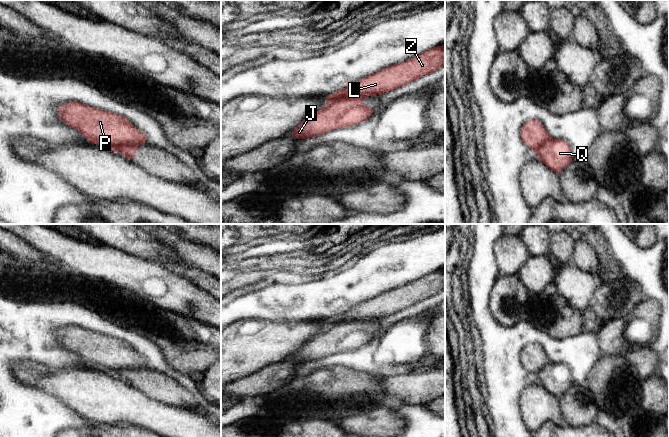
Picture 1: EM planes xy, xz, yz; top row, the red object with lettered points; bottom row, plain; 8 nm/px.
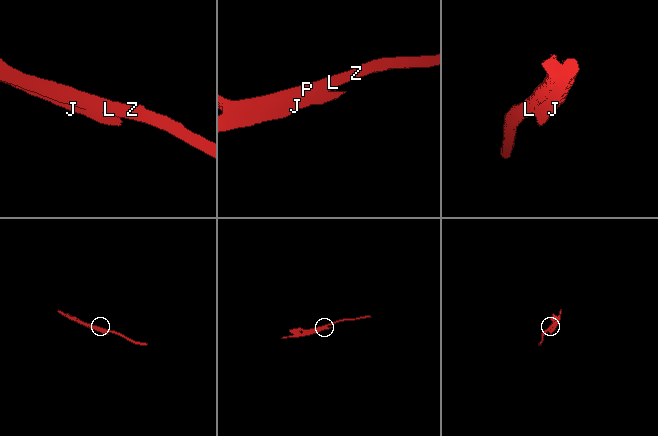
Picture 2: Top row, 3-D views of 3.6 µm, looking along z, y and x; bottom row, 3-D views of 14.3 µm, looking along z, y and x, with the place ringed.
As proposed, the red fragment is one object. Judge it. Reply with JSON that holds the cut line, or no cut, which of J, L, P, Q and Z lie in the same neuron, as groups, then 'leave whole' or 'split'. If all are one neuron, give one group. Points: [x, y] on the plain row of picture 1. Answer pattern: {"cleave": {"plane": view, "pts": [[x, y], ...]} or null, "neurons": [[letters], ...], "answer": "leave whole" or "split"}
{"cleave": {"plane": "xz", "pts": [[363, 319], [348, 319], [329, 326]]}, "neurons": [["J", "Q"], ["L", "P", "Z"]], "answer": "split"}

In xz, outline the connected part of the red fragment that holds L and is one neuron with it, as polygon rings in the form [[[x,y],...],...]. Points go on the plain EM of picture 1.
[[[441,269],[405,286],[395,288],[363,302],[349,311],[324,319],[329,326],[350,320],[382,319],[414,305],[445,289],[445,270]]]

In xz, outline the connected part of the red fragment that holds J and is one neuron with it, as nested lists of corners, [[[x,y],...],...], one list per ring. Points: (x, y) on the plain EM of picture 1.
[[[348,320],[329,326],[322,333],[304,343],[288,360],[305,363],[324,358],[328,355],[359,348],[374,336],[360,325],[364,320]]]

